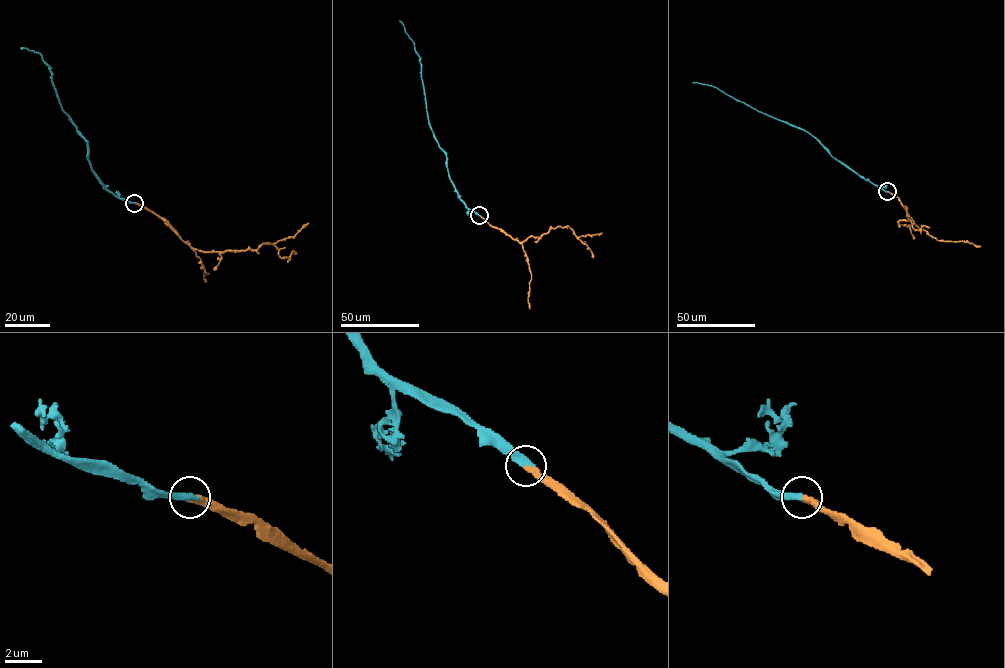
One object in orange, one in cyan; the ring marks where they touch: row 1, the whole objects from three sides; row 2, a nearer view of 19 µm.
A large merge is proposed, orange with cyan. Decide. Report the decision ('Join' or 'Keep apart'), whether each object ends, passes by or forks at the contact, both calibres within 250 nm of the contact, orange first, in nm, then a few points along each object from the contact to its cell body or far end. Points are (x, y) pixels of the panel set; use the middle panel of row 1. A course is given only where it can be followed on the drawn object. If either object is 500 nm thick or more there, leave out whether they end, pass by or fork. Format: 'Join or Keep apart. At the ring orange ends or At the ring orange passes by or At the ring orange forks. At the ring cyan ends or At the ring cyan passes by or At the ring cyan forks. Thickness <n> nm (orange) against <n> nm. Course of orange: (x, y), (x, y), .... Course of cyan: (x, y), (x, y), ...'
Join. At the ring orange ends. At the ring cyan ends. Thickness 360 nm (orange) against 420 nm. Course of orange: (479, 215), (520, 242), (530, 236), (541, 237), (552, 228), (567, 226), (593, 257). Course of cyan: (479, 215), (459, 197), (450, 180), (446, 154), (439, 147), (429, 124), (420, 57), (399, 21)

